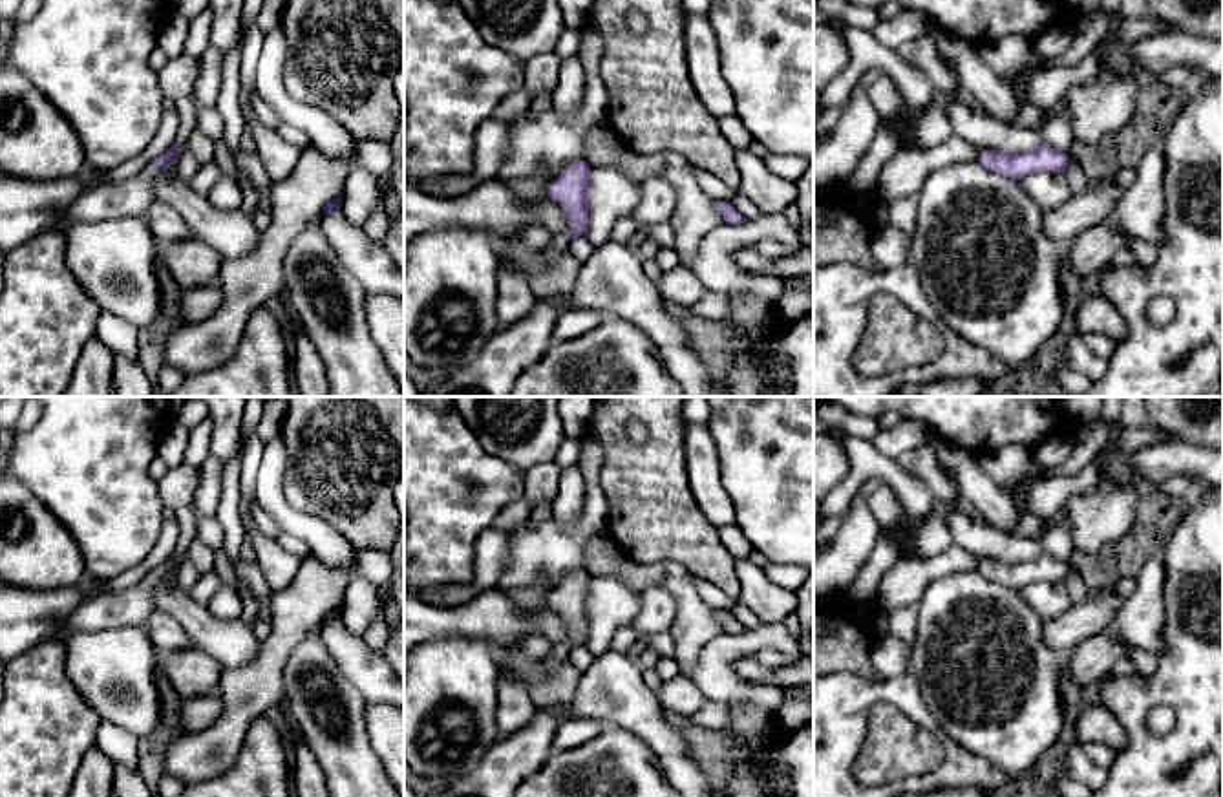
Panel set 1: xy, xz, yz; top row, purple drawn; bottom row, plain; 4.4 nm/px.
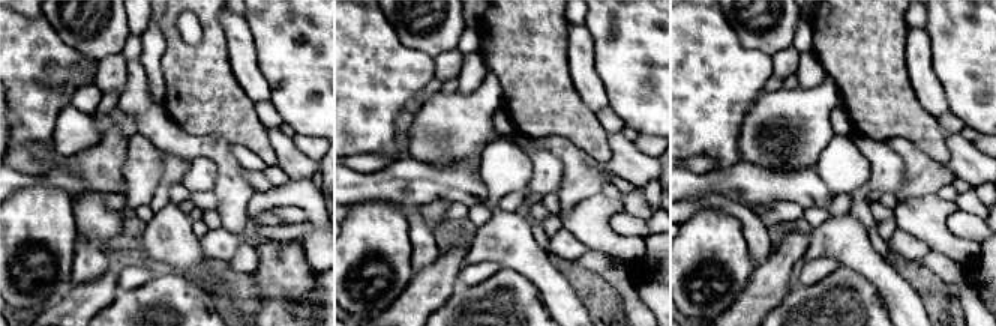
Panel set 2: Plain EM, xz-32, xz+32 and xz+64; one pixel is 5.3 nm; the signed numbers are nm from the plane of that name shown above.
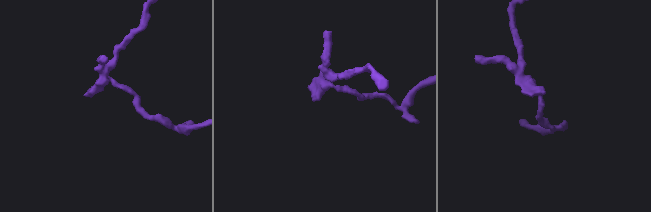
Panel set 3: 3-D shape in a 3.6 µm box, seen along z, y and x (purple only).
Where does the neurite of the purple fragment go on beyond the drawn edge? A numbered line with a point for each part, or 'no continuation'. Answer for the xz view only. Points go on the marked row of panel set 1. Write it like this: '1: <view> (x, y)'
1: xz (560, 242)

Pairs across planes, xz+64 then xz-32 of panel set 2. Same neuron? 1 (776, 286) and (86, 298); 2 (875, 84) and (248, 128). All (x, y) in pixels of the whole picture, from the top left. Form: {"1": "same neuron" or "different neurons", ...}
{"1": "same neuron", "2": "same neuron"}

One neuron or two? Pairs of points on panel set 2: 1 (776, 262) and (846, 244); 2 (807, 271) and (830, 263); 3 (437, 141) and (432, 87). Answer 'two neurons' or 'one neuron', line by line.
1: two neurons
2: one neuron
3: two neurons

